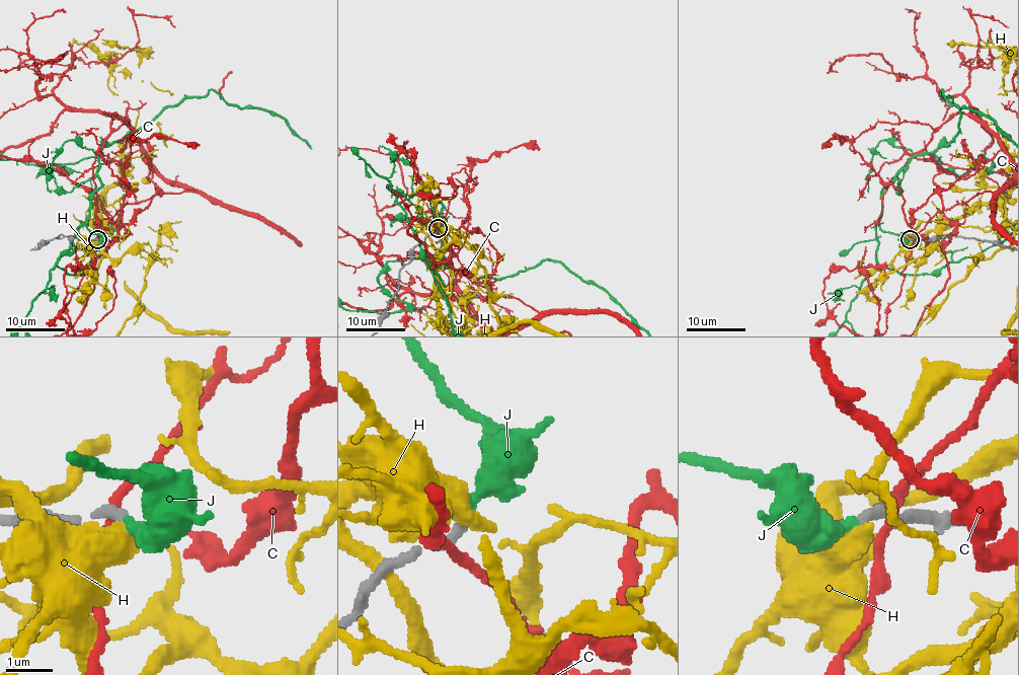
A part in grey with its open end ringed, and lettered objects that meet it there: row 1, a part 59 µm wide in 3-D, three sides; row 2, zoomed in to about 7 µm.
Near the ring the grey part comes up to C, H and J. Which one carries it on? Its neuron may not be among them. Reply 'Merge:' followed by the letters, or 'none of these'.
Merge: J

